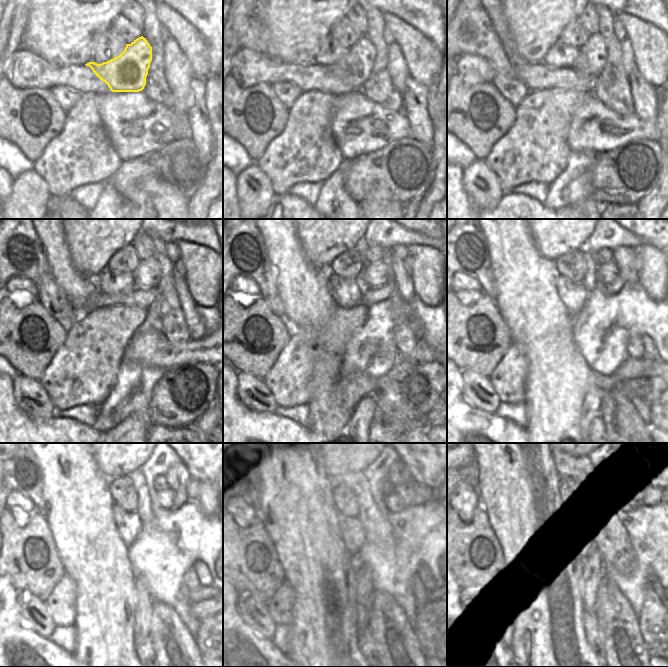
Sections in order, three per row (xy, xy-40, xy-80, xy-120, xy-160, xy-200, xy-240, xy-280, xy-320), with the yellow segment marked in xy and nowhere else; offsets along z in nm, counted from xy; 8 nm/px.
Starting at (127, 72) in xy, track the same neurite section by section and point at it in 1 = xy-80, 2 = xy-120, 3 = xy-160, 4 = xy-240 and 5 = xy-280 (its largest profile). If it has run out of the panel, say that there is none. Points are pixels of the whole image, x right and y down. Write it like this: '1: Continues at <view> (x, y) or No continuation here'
1: Continues at xy-80 (592, 56)
2: Continues at xy-120 (147, 276)
3: Continues at xy-160 (374, 275)
4: Continues at xy-240 (166, 498)
5: Continues at xy-280 (395, 499)

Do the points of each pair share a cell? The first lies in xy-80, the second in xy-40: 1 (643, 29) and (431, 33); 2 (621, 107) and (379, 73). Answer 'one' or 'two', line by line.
1: two
2: one

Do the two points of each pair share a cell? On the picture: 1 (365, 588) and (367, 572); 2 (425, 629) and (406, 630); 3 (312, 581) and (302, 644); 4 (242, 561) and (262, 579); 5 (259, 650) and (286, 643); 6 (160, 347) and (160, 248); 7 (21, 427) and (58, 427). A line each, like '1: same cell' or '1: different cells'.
1: same cell
2: different cells
3: same cell
4: same cell
5: different cells
6: different cells
7: same cell

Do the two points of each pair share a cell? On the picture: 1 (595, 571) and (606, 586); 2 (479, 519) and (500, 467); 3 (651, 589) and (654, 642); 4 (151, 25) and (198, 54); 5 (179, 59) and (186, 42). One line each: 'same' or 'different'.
1: different
2: different
3: same
4: different
5: different

